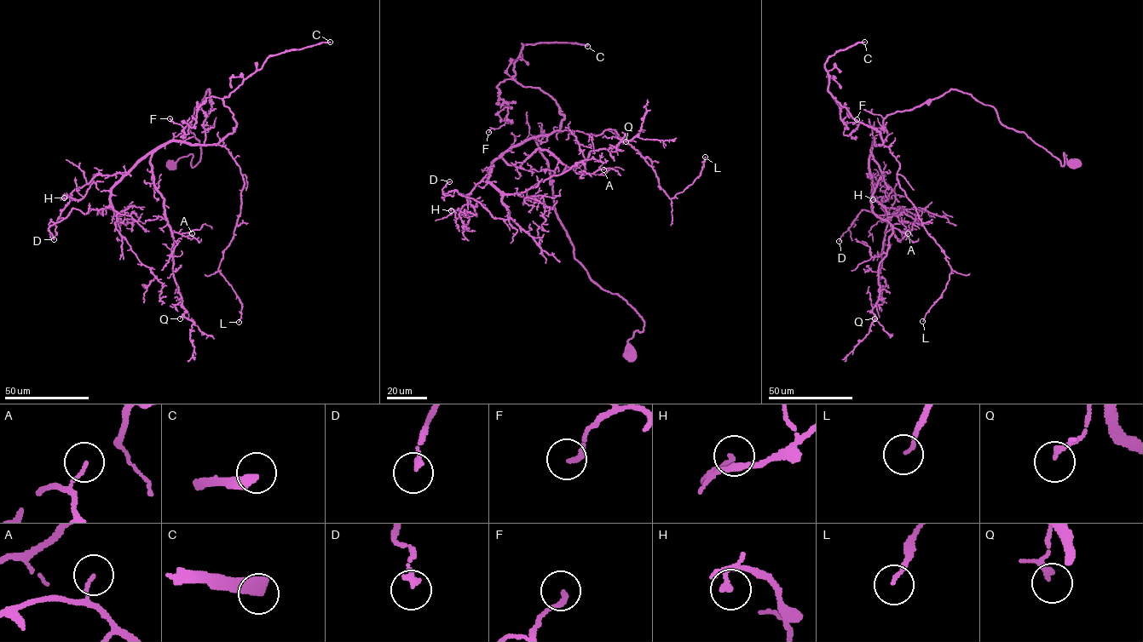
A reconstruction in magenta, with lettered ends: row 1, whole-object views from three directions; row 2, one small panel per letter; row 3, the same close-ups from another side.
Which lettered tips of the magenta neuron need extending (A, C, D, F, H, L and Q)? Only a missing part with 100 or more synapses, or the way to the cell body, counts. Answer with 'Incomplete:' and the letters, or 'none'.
Incomplete: C

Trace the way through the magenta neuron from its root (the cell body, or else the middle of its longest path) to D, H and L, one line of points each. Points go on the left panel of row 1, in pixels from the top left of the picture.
D: (170, 164), (200, 161), (188, 128), (210, 89), (204, 145), (157, 146), (109, 206), (51, 225), (54, 239)
H: (170, 164), (200, 161), (188, 128), (210, 89), (204, 145), (169, 141), (64, 197)
L: (170, 164), (200, 161), (188, 128), (210, 89), (204, 143), (225, 146), (244, 180), (218, 269), (239, 322)

